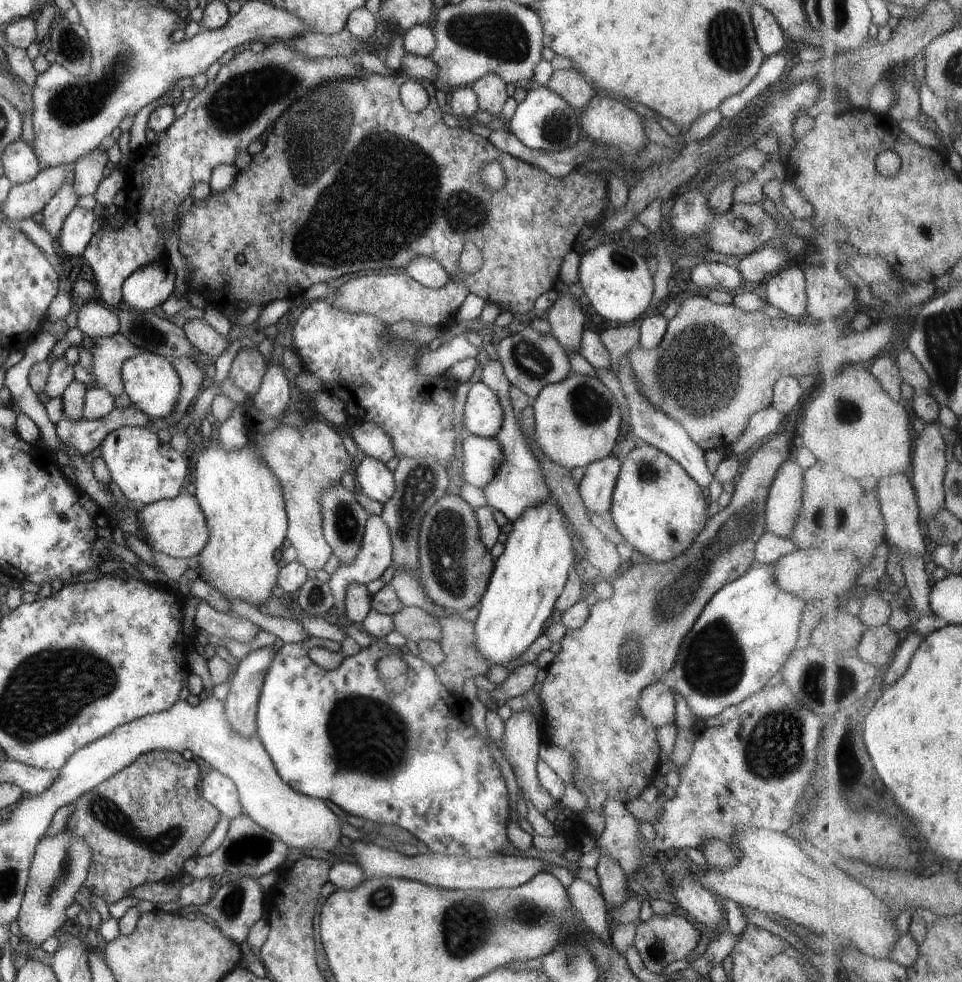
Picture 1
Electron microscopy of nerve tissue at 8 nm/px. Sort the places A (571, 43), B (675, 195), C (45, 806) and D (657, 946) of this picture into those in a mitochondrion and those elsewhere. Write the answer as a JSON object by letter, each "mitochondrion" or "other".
{"A":"other","B":"other","C":"other","D":"mitochondrion"}

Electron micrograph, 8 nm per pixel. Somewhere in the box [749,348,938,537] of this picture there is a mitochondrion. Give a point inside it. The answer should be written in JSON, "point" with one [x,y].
{"point":[848,412]}

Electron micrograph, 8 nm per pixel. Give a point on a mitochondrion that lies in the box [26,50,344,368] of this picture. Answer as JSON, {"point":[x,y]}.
{"point":[241,98]}

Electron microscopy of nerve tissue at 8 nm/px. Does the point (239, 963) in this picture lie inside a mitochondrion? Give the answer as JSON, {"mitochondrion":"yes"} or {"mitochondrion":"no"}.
{"mitochondrion":"no"}

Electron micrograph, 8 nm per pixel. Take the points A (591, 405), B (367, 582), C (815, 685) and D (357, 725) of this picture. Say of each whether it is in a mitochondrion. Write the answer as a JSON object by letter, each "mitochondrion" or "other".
{"A":"mitochondrion","B":"other","C":"mitochondrion","D":"mitochondrion"}

